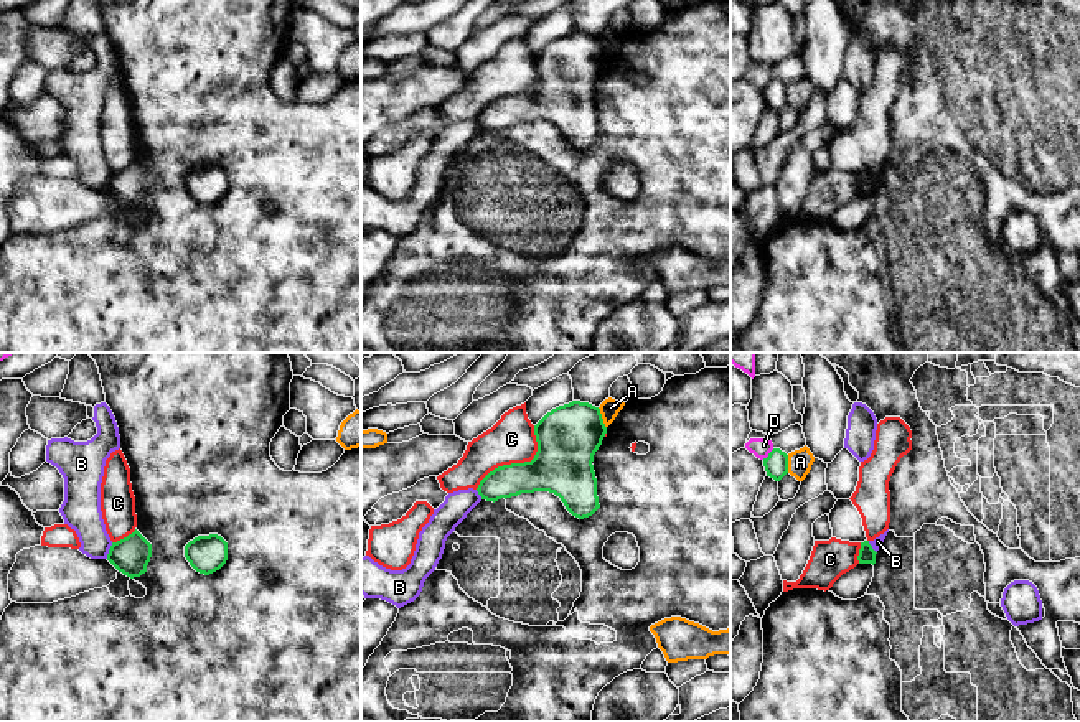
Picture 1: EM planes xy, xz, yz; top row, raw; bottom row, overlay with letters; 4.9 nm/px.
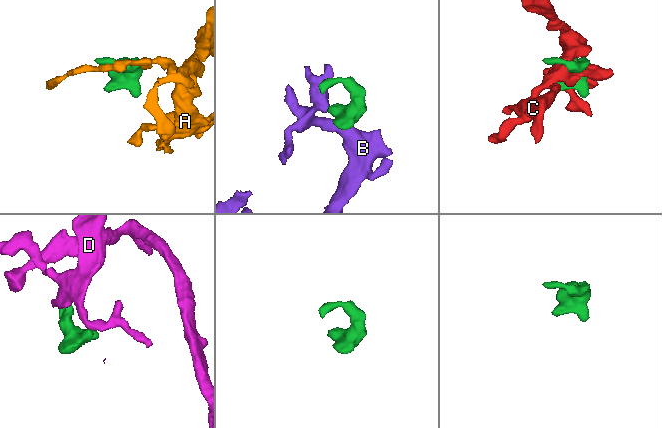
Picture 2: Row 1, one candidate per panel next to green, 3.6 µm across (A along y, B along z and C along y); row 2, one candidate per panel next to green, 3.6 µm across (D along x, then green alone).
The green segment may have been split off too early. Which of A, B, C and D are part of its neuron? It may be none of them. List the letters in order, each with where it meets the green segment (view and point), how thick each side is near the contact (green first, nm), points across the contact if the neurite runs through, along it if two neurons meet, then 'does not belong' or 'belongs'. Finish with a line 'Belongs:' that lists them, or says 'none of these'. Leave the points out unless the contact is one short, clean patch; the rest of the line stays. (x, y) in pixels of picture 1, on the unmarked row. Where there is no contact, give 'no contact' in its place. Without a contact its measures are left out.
A: contact xz (601, 48); calibres 300 and 90 nm; does not belong
B: contact xy (109, 182); calibres 190 and 190 nm; border xy (112, 173), (106, 188); does not belong
C: contact xz (518, 94); calibres 280 and 220 nm; does not belong
D: contact yz (769, 86); calibres 110 and 100 nm; does not belong
Belongs: none of these

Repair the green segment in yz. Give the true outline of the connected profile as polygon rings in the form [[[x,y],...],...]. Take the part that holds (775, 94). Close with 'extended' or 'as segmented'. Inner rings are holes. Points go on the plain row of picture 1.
[[[773,79],[767,89],[763,89],[767,107],[780,112],[788,104],[788,86],[780,79]]]; as segmented

